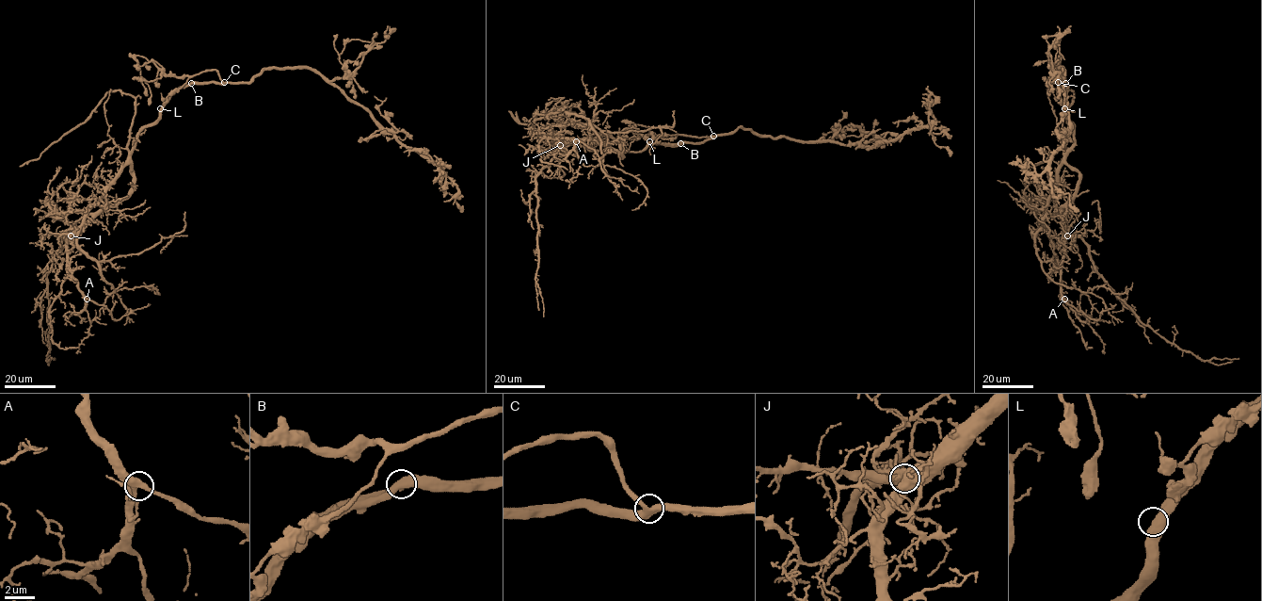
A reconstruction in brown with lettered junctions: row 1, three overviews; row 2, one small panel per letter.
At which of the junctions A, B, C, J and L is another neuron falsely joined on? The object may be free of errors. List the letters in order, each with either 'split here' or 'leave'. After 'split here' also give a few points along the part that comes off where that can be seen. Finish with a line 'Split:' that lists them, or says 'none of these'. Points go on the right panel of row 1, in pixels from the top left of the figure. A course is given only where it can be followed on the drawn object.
A: leave
B: leave
C: leave
J: leave
L: leave
Split: none of these

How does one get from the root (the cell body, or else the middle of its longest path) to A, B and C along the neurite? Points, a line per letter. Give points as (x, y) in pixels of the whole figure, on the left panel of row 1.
A: (163, 109), (161, 116), (137, 135), (131, 154), (131, 191), (105, 206), (67, 243), (68, 273), (87, 299)
B: (163, 109), (172, 94), (191, 83)
C: (163, 109), (165, 103), (183, 87), (193, 83), (224, 82)

